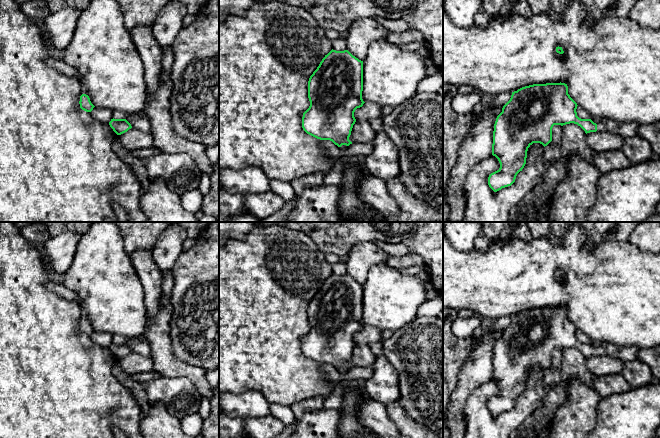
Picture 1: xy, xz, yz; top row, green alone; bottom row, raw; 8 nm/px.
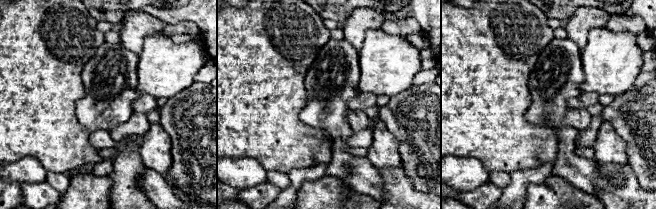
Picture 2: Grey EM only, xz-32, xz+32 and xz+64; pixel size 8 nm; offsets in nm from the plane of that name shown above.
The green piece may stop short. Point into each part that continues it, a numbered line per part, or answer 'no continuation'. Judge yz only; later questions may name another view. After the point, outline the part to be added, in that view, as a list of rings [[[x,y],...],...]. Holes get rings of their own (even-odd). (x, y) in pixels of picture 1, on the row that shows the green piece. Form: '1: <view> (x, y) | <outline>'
1: yz (625, 129) | [[[608,119],[606,122],[597,123],[597,131],[608,131],[618,134],[623,138],[632,137],[636,135],[638,124],[634,122],[617,122]]]

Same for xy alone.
1: xy (55, 62) | [[[52,57],[47,59],[49,66],[55,68],[66,76],[77,77],[80,80],[82,86],[82,94],[88,95],[87,86],[83,76],[74,68],[64,63],[60,57]]]

